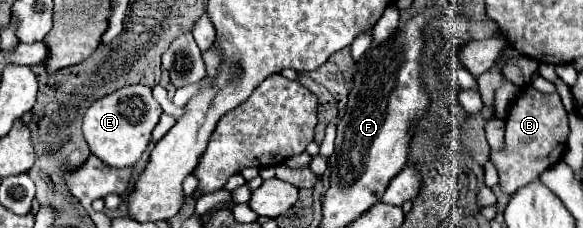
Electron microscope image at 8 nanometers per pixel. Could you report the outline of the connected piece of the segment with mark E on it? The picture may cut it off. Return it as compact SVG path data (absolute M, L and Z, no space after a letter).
M133 84L97 100L83 118L83 134L91 152L111 168L133 166L141 160L151 142L151 132L159 122L161 106L151 96L151 88Z

